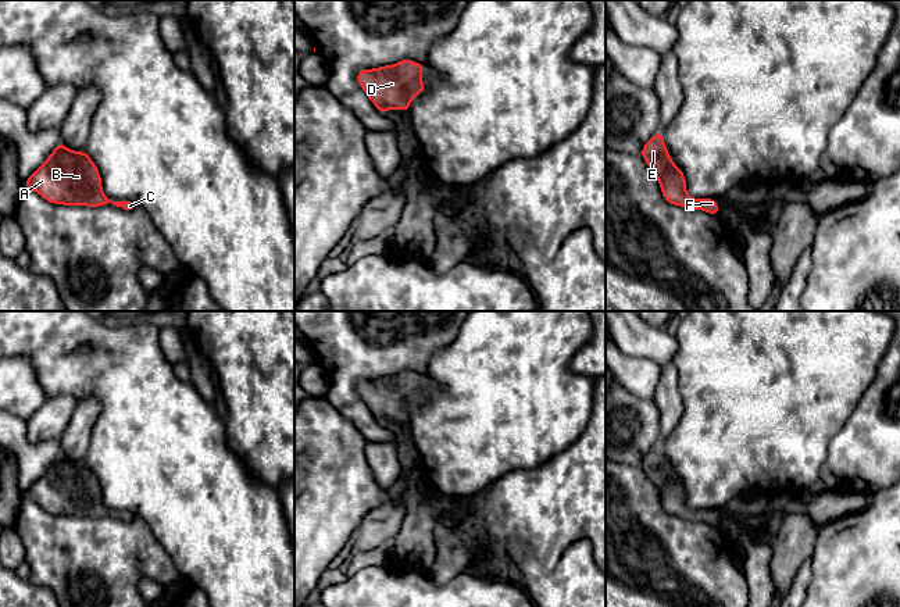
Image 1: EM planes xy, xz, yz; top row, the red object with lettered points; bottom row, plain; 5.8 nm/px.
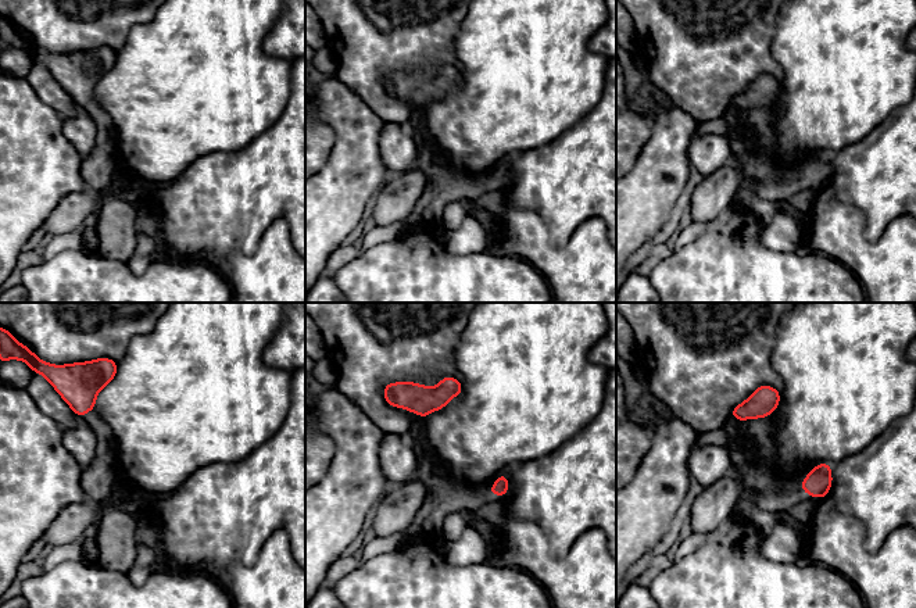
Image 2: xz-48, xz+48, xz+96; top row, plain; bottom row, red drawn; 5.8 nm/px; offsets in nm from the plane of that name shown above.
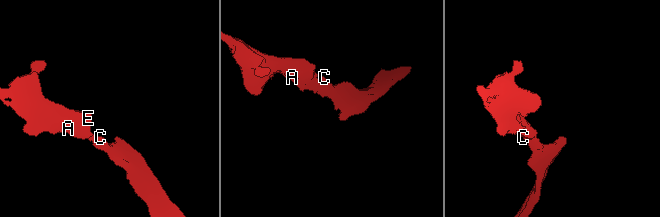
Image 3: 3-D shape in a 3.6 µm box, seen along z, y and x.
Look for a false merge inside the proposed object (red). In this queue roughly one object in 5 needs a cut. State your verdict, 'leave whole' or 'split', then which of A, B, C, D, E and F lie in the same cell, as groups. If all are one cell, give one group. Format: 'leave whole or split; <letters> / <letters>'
leave whole; A B C D E F

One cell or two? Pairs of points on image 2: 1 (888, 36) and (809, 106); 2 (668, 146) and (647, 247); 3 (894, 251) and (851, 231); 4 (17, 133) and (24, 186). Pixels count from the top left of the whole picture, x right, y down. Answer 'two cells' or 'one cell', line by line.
1: one cell
2: two cells
3: one cell
4: one cell

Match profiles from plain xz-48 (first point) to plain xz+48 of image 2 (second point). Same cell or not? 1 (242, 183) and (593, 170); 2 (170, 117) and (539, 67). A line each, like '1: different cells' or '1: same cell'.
1: same cell
2: same cell

